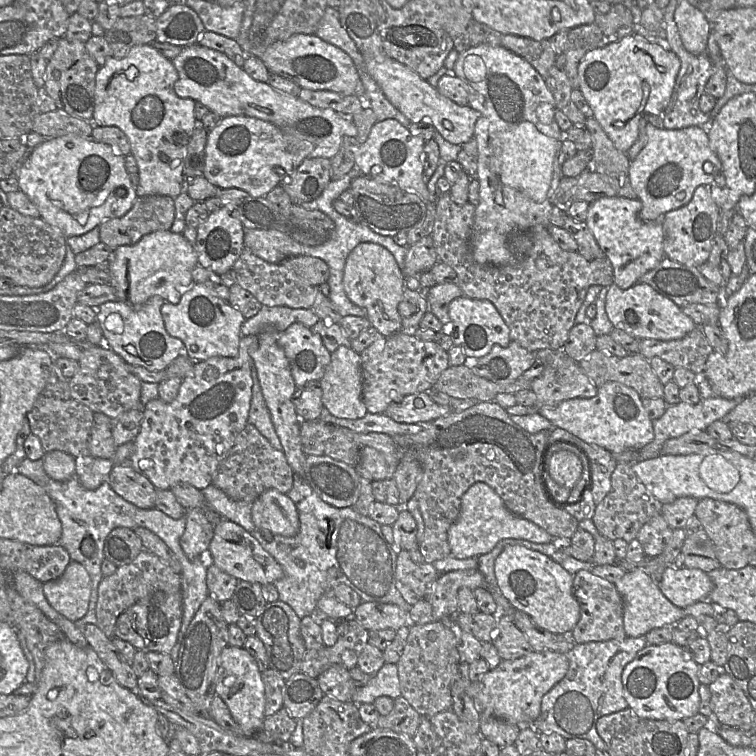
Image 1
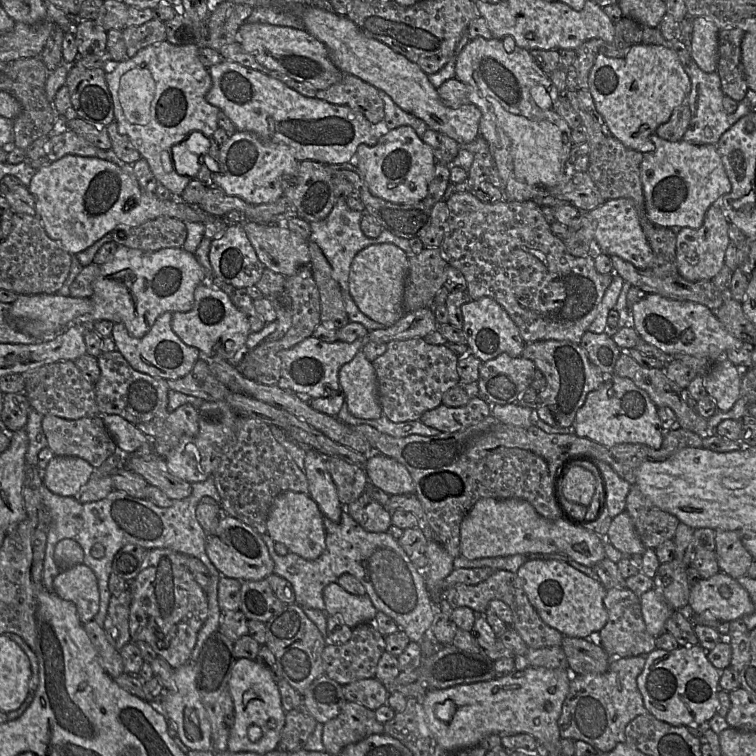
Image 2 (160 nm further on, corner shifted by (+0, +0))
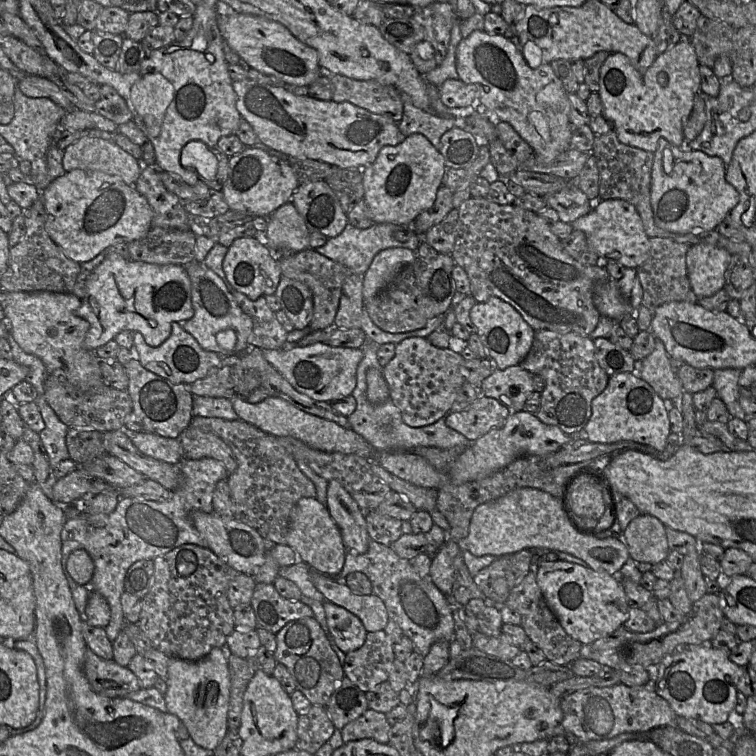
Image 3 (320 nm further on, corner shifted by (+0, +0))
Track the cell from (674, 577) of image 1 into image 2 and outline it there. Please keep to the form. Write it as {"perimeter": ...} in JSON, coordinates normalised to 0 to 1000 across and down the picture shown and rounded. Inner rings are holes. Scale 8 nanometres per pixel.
{"perimeter":[[[955,755],[914,772],[910,799],[921,813],[960,823],[981,819],[999,806],[988,780]],[[956,775],[963,779],[962,790],[954,784]]]}

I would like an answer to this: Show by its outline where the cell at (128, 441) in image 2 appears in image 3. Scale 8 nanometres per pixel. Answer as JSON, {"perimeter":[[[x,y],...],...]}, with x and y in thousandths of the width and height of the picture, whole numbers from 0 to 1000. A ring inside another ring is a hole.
{"perimeter":[[[165,570],[179,591],[197,604],[231,615],[237,615],[243,607],[243,595],[235,579],[196,571]]]}

